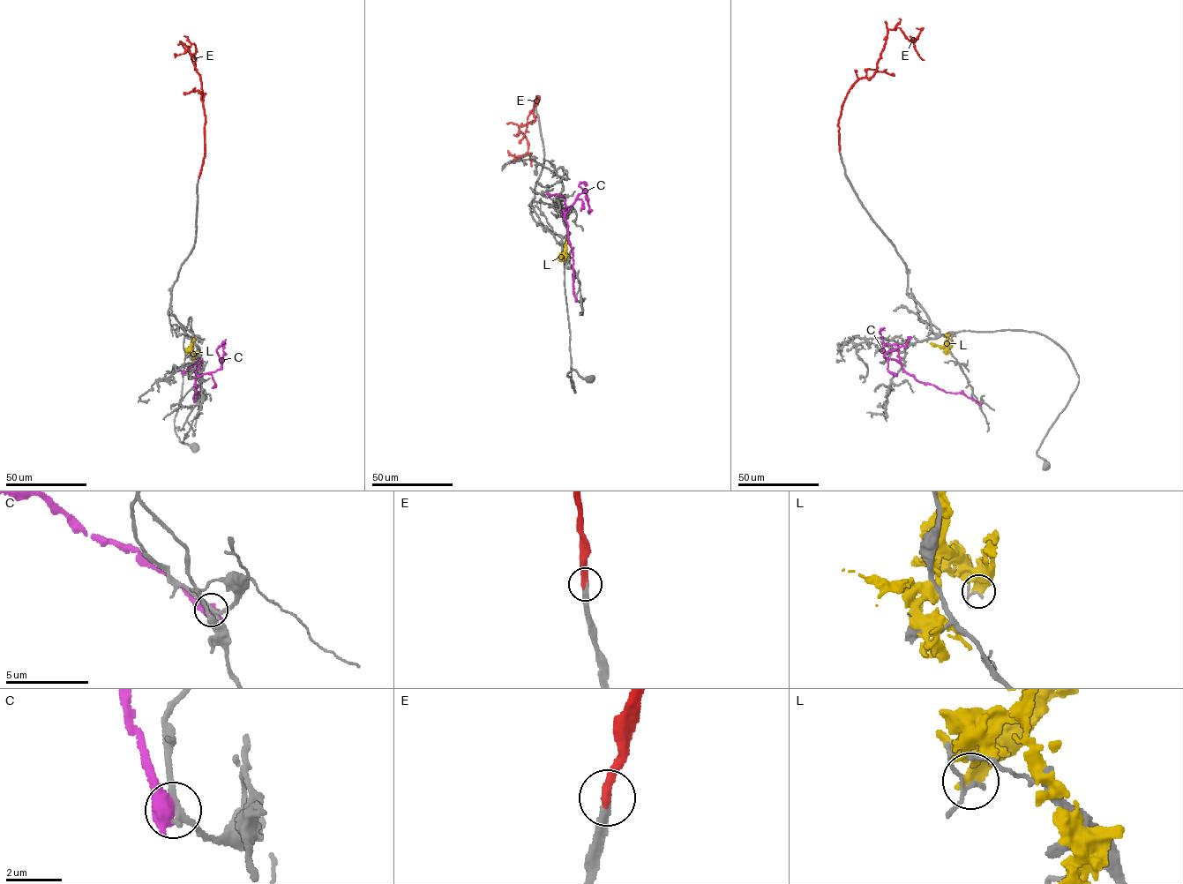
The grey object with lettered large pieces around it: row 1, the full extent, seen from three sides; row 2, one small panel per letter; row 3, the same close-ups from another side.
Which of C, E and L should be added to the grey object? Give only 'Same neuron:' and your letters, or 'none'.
Same neuron: E

